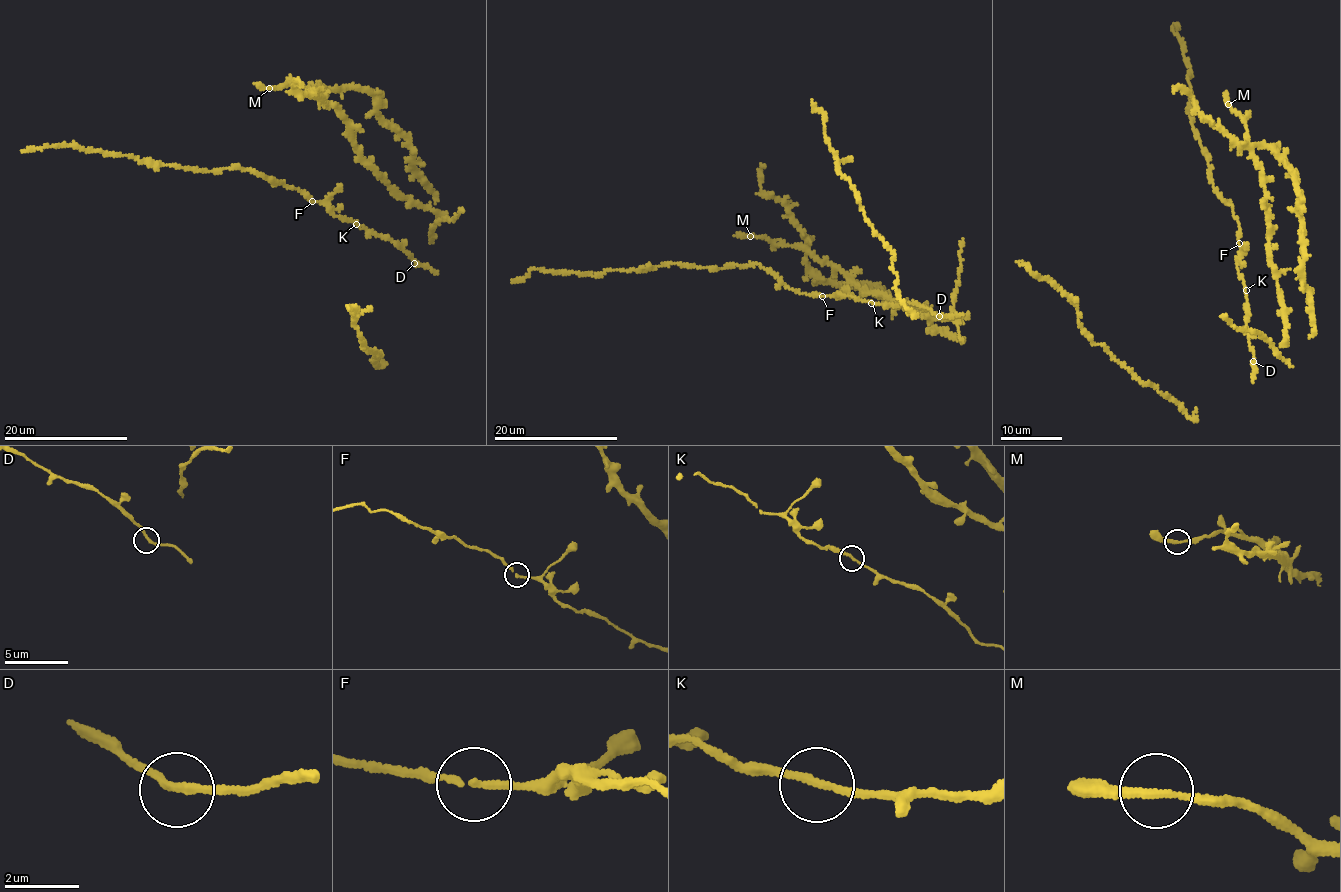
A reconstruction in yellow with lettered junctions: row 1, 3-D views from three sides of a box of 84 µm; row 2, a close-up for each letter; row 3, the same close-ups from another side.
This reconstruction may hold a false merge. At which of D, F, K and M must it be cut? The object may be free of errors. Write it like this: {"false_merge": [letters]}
{"false_merge": []}

